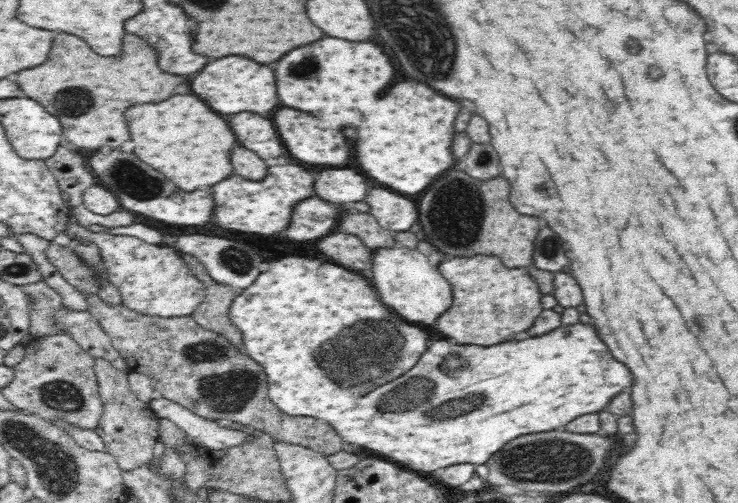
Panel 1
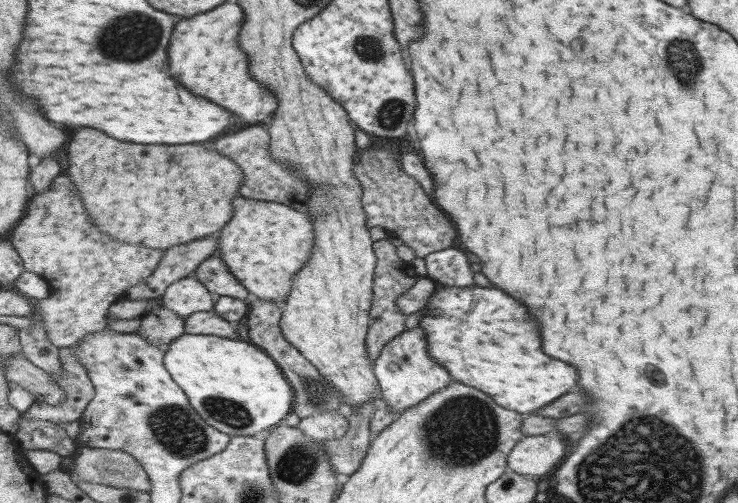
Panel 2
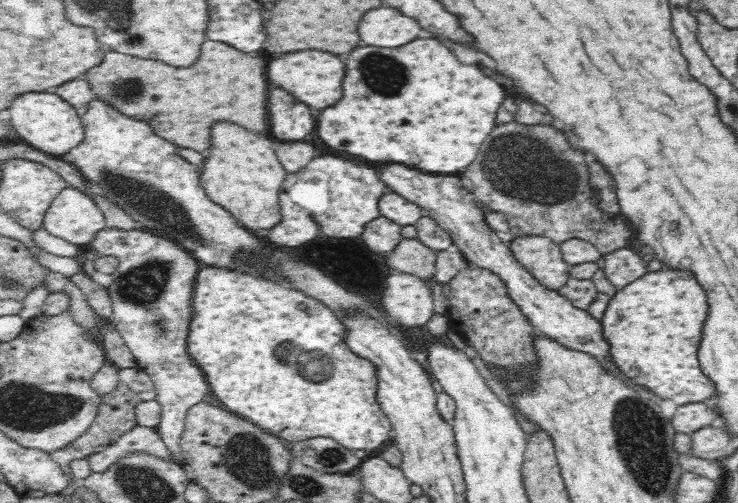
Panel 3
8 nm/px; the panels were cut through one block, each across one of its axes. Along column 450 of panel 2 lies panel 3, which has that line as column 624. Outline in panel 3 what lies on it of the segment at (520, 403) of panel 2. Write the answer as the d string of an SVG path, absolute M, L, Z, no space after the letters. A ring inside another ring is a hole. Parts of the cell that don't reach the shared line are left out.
M658 270L644 278L624 286L612 300L602 318L604 336L612 344L612 356L618 368L628 374L636 384L646 386L658 400L672 400L676 406L686 406L694 402L708 402L708 398L718 396L716 384L702 372L698 362L698 350L704 336L704 324L708 320L708 296L694 272L686 270Z

